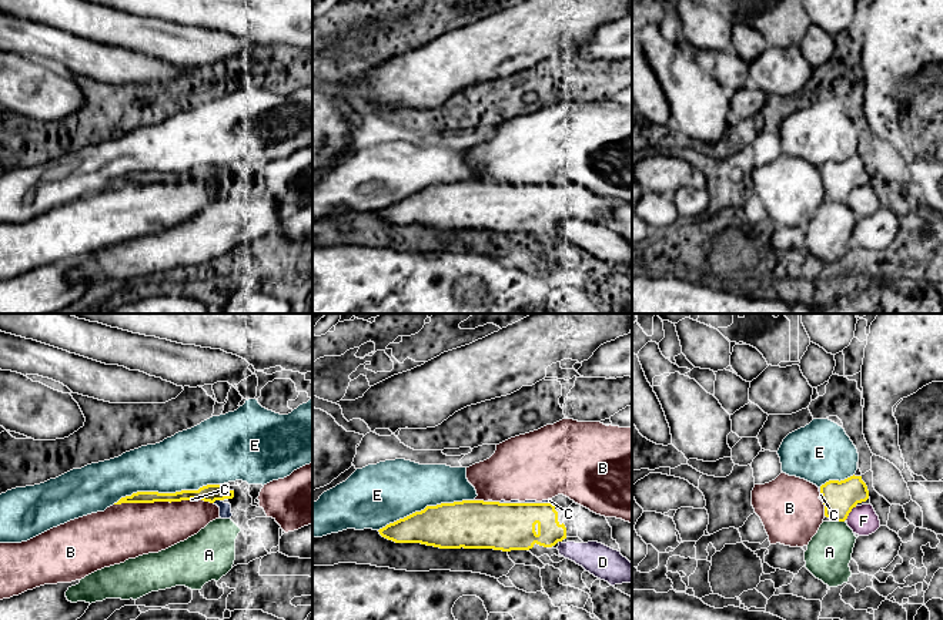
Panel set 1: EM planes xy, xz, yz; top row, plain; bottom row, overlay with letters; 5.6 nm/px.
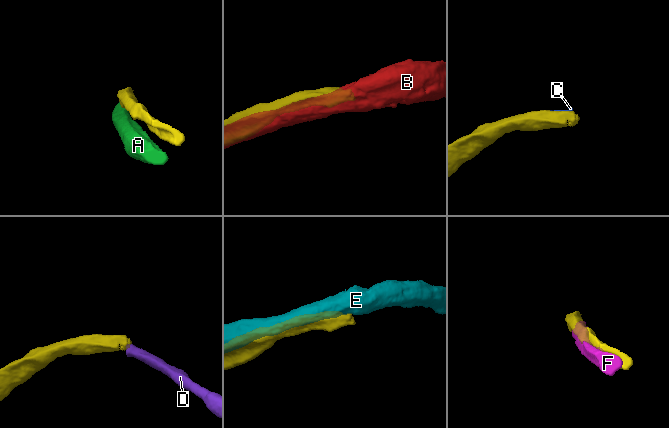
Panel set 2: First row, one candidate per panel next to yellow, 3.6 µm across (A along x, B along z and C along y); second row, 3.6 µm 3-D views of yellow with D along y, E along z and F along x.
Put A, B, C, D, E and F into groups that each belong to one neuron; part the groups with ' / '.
A / B C / D F / E

